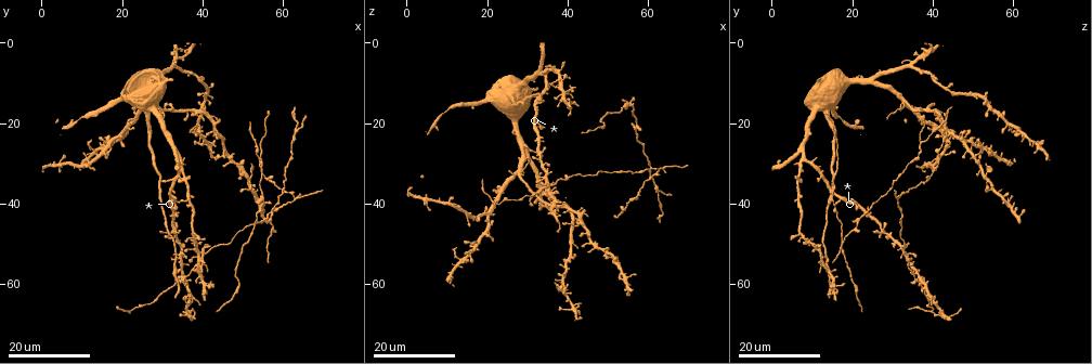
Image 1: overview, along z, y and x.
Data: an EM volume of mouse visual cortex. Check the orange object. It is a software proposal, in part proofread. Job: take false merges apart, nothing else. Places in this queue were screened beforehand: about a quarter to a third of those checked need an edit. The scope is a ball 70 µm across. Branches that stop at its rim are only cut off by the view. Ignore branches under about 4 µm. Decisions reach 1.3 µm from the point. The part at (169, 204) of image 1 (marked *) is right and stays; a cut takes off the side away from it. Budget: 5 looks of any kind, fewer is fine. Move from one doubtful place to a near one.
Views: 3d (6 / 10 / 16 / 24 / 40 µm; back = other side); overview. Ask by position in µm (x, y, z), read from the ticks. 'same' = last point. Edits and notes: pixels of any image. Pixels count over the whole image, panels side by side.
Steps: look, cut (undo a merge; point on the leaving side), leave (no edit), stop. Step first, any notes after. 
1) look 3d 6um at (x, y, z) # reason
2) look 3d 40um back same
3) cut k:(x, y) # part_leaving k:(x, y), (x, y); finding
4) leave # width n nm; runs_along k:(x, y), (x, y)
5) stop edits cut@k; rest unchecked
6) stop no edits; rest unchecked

look 3d 16um at (62.5, 24.5, 36.5) # a fork

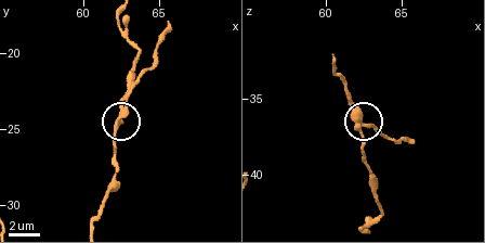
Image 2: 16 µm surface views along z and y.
look 3d 6um same

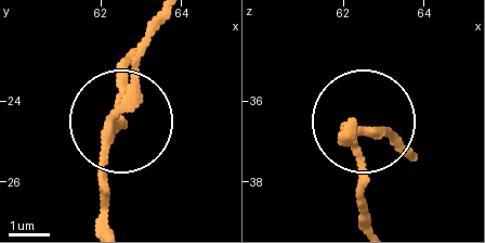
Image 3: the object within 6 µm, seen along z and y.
look 3d 6um back same

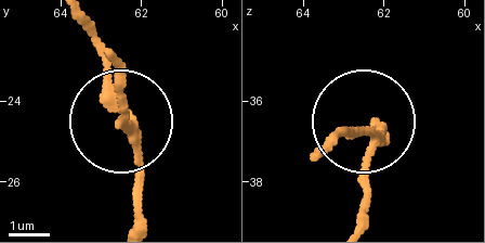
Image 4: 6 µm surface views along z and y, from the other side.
leave # one neuron here

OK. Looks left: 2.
look 3d 16um at (28.0, 15.0, 33.0)

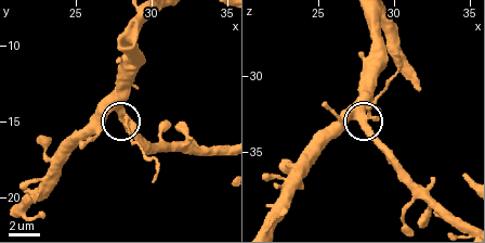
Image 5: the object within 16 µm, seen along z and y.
look 3d 6um at (28.4, 14.8, 32.6)

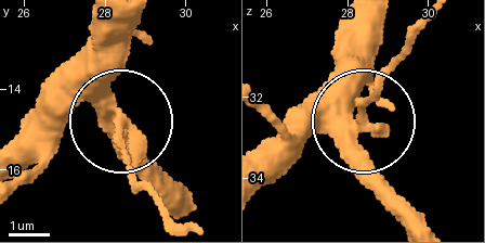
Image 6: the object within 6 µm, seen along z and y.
leave # width 350 nm; runs_along 6:(375, 35), (357, 120), (402, 48); all the same neuron

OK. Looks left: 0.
stop no edits; rest unchecked

